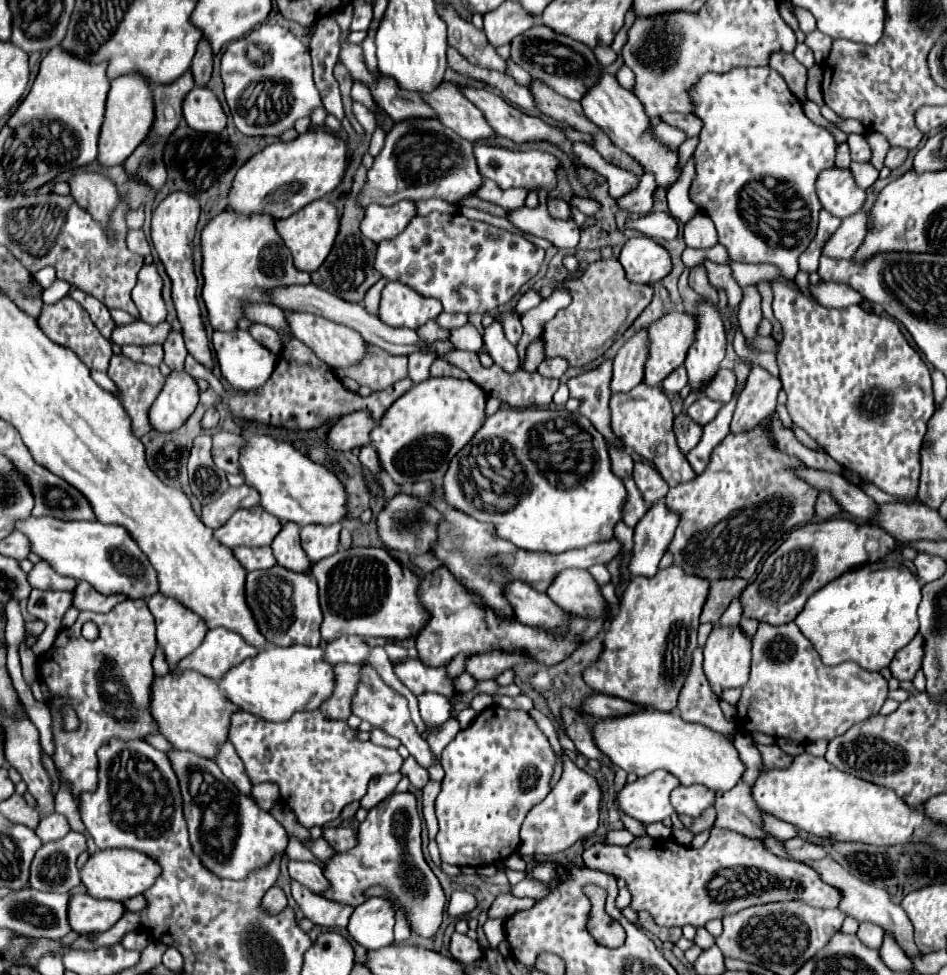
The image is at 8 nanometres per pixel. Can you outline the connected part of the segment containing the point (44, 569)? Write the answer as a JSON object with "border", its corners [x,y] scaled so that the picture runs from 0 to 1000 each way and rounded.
{"border":[[[42,575],[36,579],[36,584],[32,586],[32,598],[34,602],[40,602],[40,604],[63,604],[63,606],[78,606],[80,602],[80,594],[61,590],[55,584],[55,579],[49,575]]]}

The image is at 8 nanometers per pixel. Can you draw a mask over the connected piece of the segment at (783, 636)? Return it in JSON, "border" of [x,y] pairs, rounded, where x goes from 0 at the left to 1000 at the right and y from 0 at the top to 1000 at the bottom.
{"border":[[[803,639],[800,647],[794,651],[794,684],[792,684],[792,696],[784,705],[784,715],[777,723],[779,727],[779,748],[794,752],[805,750],[809,754],[815,754],[819,758],[830,756],[838,760],[864,760],[864,758],[881,758],[889,752],[893,752],[900,744],[908,742],[910,737],[917,737],[925,733],[931,725],[931,721],[938,715],[938,698],[929,690],[919,690],[908,686],[904,680],[889,680],[874,684],[866,678],[862,666],[857,659],[845,649],[843,641],[830,639],[830,641],[811,641]]]}

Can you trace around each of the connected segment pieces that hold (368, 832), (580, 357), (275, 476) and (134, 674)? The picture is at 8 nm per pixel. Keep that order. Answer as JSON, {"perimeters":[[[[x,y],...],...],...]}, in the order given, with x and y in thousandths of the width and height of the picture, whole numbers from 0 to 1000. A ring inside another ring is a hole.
{"perimeters":[[[[412,813],[397,828],[393,828],[386,840],[380,844],[380,865],[376,867],[376,871],[357,875],[344,887],[342,897],[348,904],[348,912],[342,916],[342,920],[376,930],[386,924],[382,916],[391,908],[405,908],[429,930],[433,953],[446,961],[456,961],[467,947],[471,920],[460,897],[448,883],[444,871],[444,852],[446,848],[437,813]]],[[[631,266],[623,270],[615,284],[600,290],[600,296],[604,298],[604,311],[574,333],[572,348],[577,352],[577,366],[593,366],[602,376],[617,376],[634,366],[642,358],[636,354],[655,346],[684,315],[691,301],[686,292],[663,288],[653,266]]],[[[281,446],[264,448],[256,461],[253,477],[260,495],[275,506],[275,518],[285,528],[291,528],[298,536],[310,534],[317,541],[327,536],[351,538],[361,534],[367,526],[370,508],[363,495],[351,483],[332,475],[300,452],[291,452]]],[[[133,614],[118,623],[114,629],[84,629],[80,639],[72,645],[63,645],[57,662],[40,676],[40,696],[51,705],[53,711],[53,733],[55,733],[55,754],[57,754],[57,785],[74,807],[76,817],[84,830],[84,815],[89,811],[101,811],[103,807],[103,768],[114,764],[116,758],[152,758],[154,754],[167,752],[167,742],[158,727],[158,709],[163,698],[161,674],[165,668],[163,635],[154,623],[152,614]],[[91,637],[99,637],[103,643],[103,653],[93,657],[87,653],[84,645]],[[76,725],[82,735],[82,746],[78,750],[68,748],[65,729]]]]}

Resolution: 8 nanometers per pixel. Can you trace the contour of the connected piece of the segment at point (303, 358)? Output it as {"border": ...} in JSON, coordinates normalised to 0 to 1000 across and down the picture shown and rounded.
{"border":[[[298,346],[298,360],[294,364],[294,372],[289,383],[285,385],[283,393],[279,393],[277,399],[264,401],[262,405],[245,407],[241,411],[241,419],[247,428],[256,432],[266,432],[266,434],[281,434],[285,438],[294,440],[304,440],[304,442],[329,442],[340,438],[344,432],[359,430],[361,426],[376,422],[376,419],[391,419],[393,426],[405,426],[408,419],[429,403],[429,399],[435,397],[435,391],[424,389],[410,397],[408,401],[397,401],[391,403],[389,407],[380,407],[378,403],[367,401],[361,391],[355,387],[355,383],[338,370],[321,352]]]}

